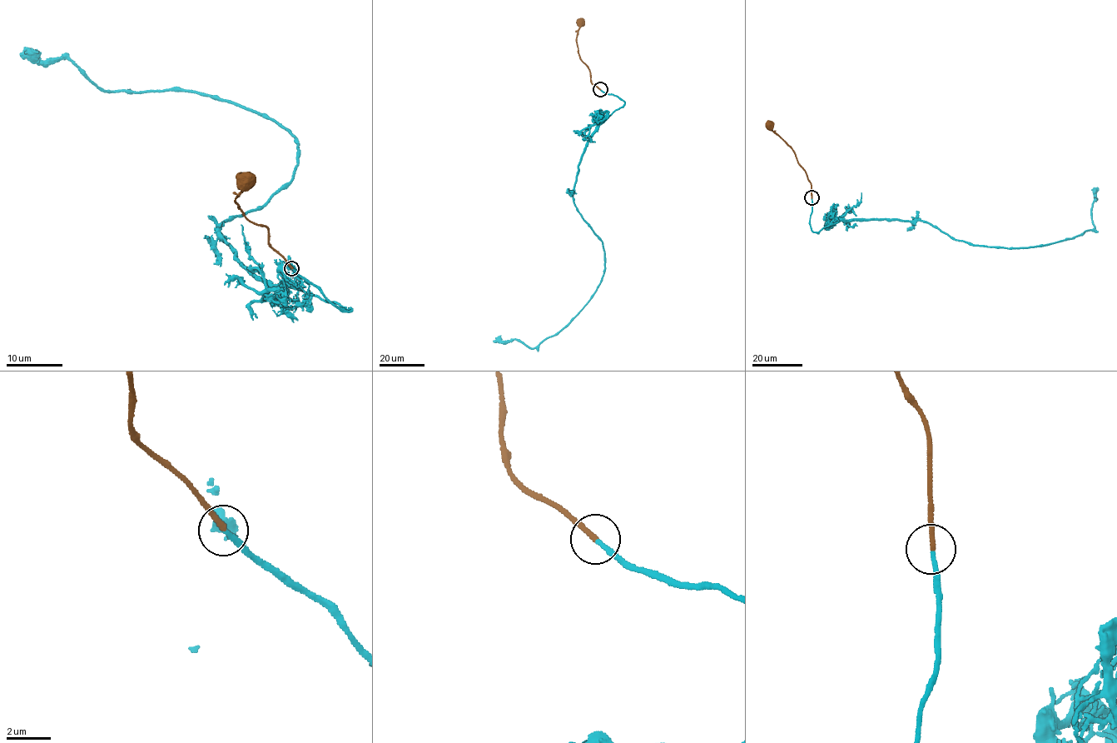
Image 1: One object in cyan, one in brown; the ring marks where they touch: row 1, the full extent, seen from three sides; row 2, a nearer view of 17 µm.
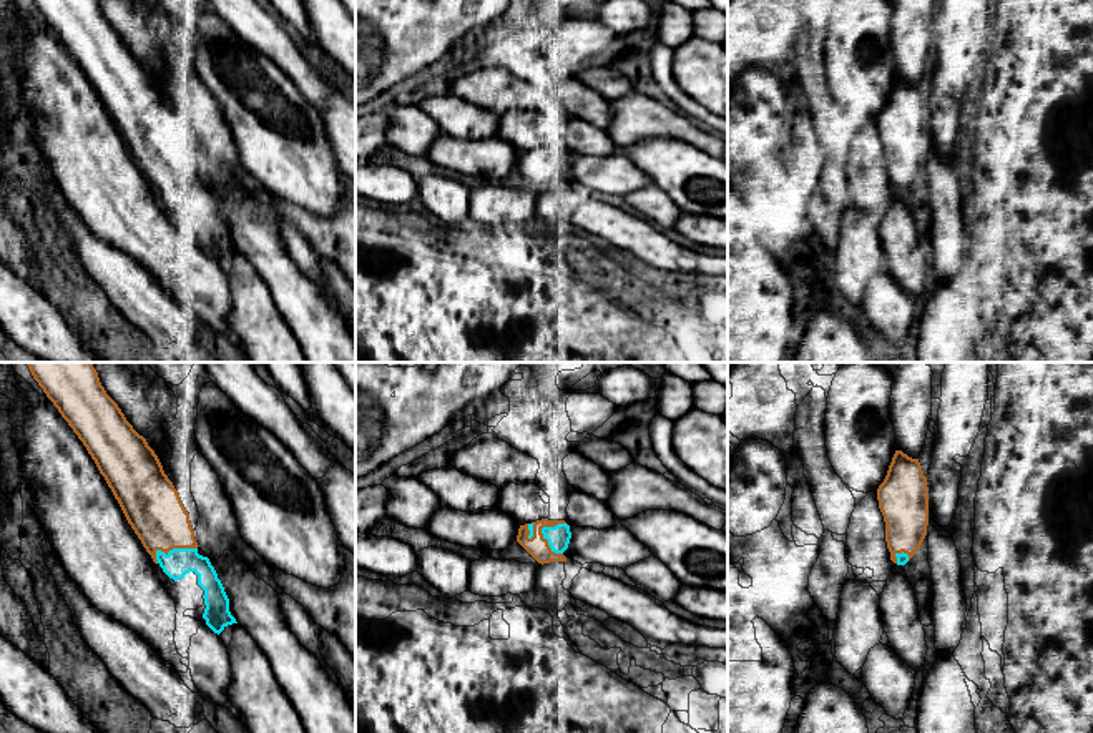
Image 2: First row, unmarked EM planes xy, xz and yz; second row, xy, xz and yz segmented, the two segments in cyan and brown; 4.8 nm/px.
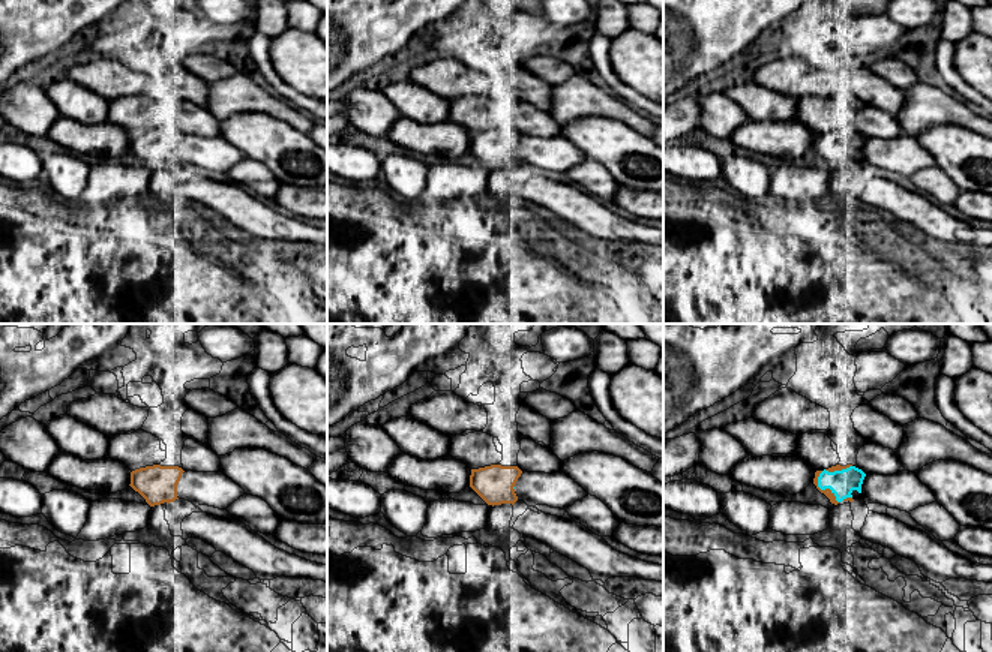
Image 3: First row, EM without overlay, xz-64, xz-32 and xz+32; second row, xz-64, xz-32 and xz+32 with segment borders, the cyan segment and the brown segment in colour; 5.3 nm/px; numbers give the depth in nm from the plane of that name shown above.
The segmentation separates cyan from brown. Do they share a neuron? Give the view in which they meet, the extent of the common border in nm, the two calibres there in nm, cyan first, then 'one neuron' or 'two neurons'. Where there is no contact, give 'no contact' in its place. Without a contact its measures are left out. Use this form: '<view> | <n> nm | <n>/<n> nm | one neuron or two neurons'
xz | 170 nm | 110/100 nm | two neurons

